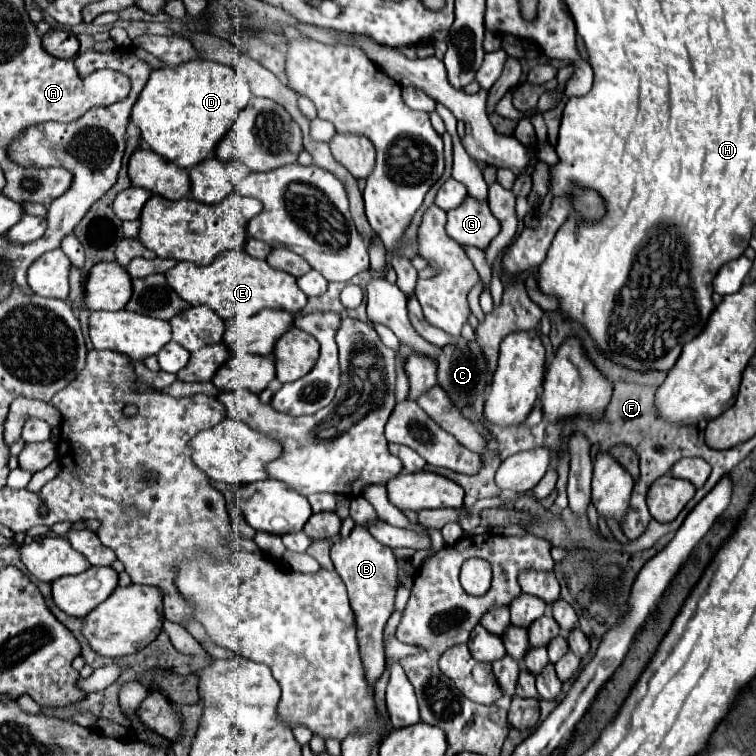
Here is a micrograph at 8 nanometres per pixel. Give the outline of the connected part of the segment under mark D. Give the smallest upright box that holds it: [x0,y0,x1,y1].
[131,59,251,169]

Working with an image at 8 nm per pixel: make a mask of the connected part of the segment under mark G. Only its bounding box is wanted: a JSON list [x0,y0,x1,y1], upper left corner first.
[445,195,499,249]

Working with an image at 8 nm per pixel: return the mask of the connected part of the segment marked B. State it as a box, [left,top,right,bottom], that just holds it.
[331,525,399,685]

